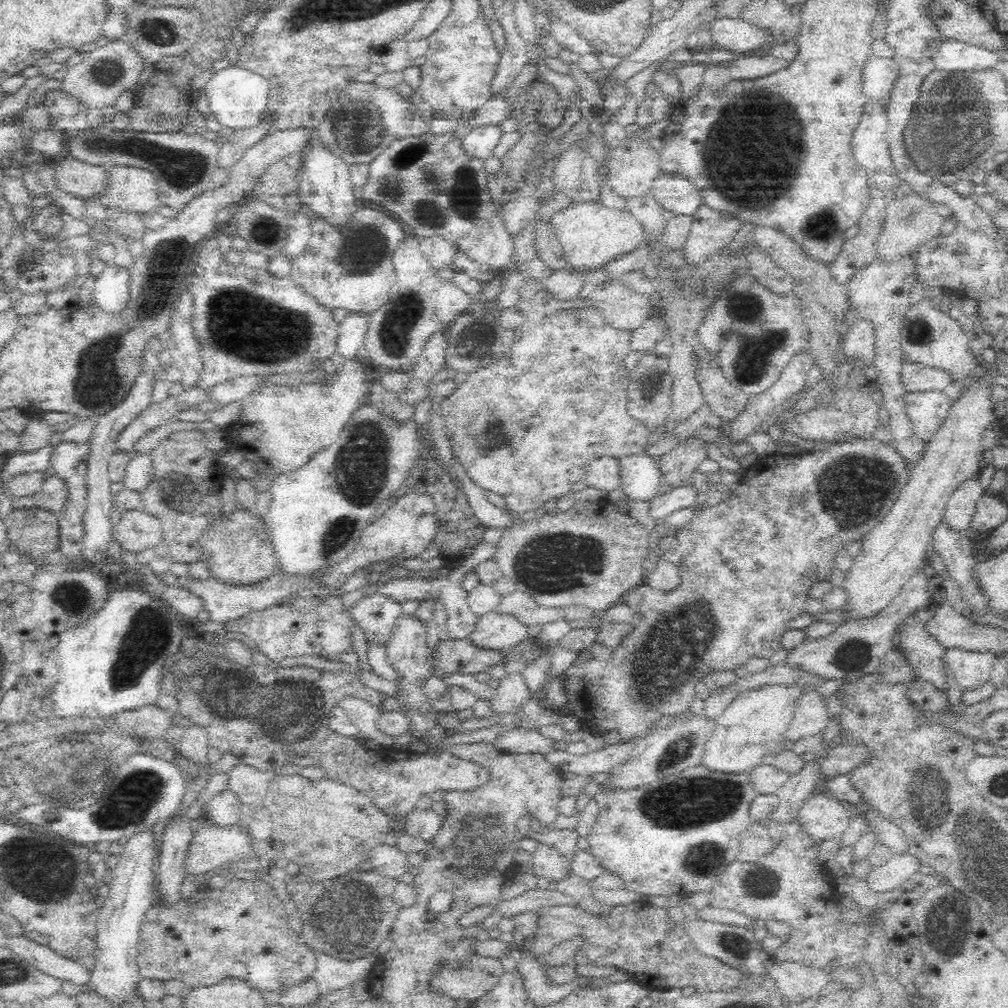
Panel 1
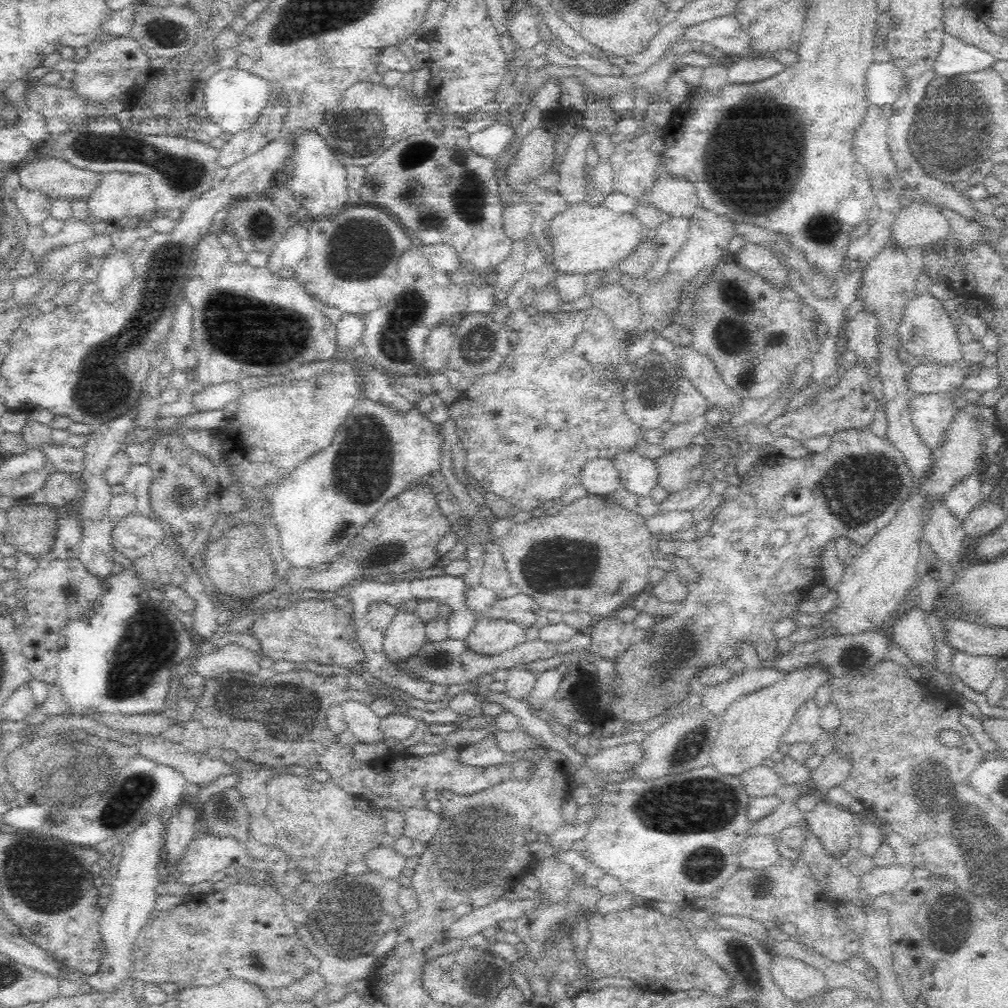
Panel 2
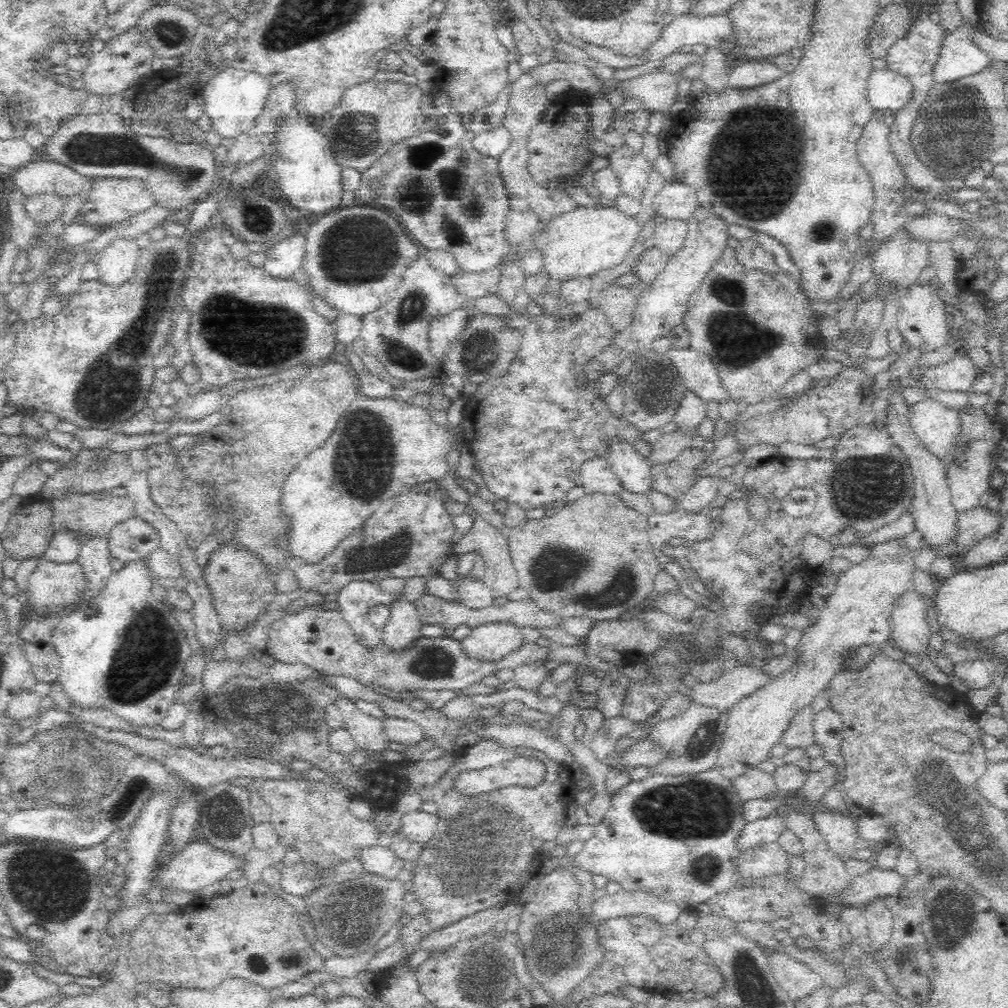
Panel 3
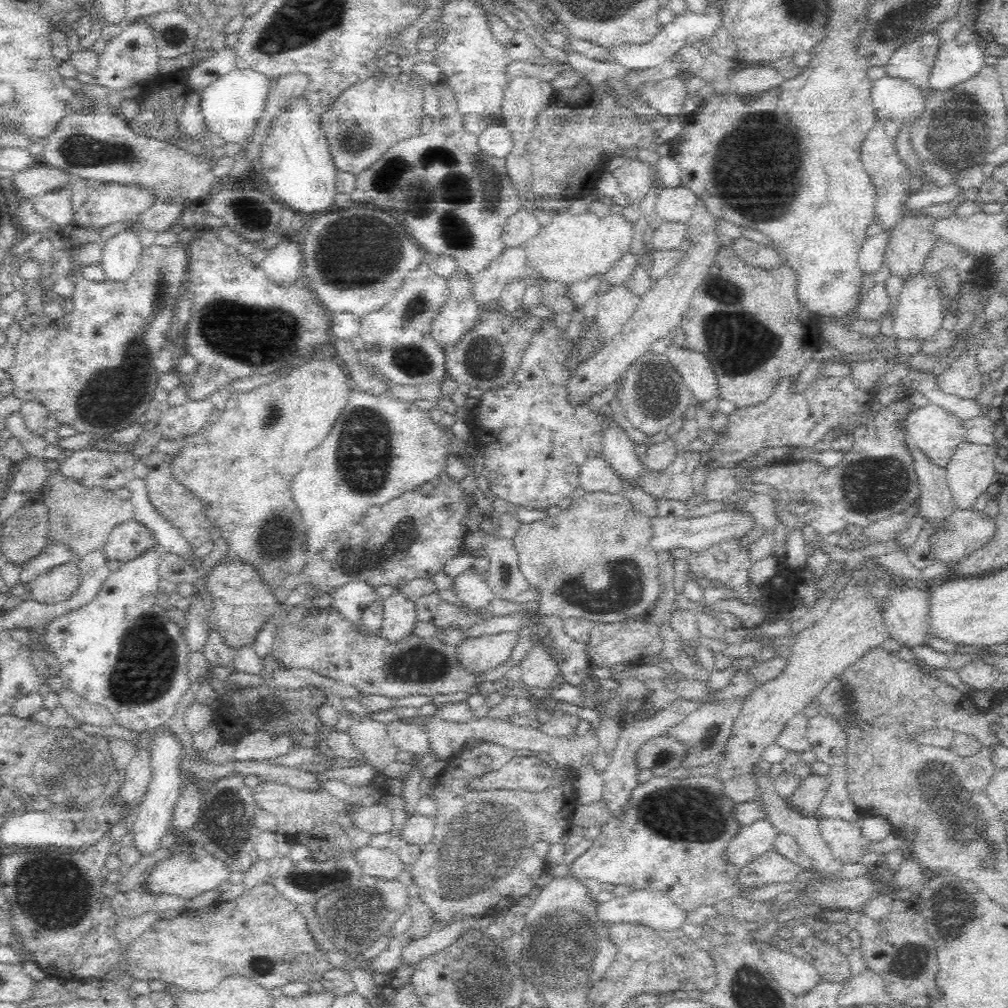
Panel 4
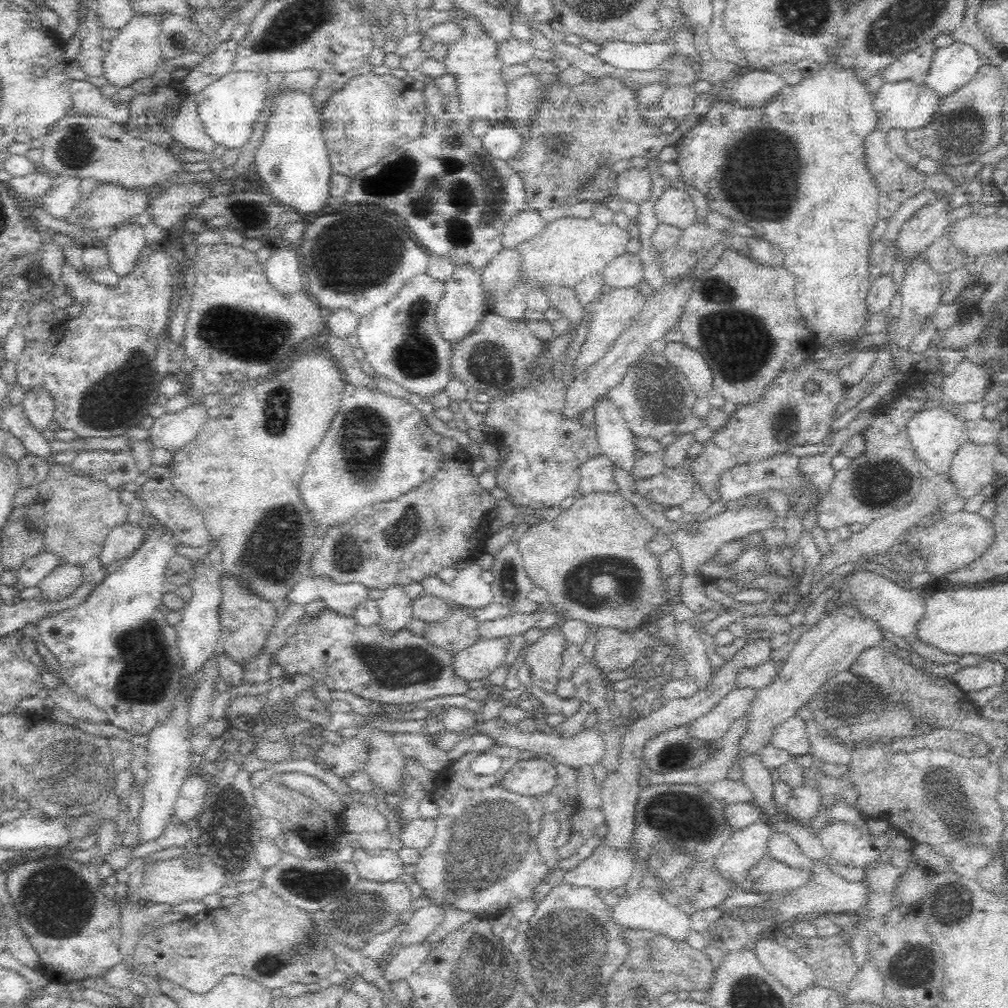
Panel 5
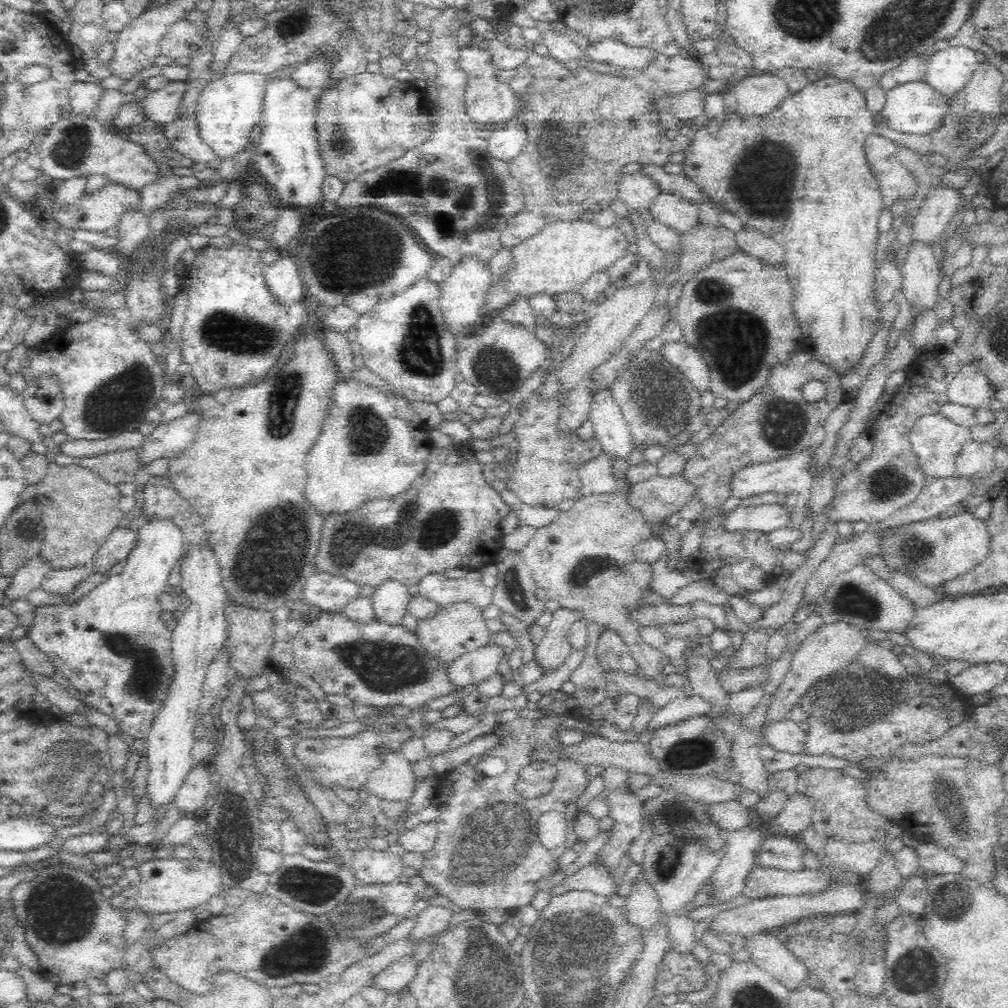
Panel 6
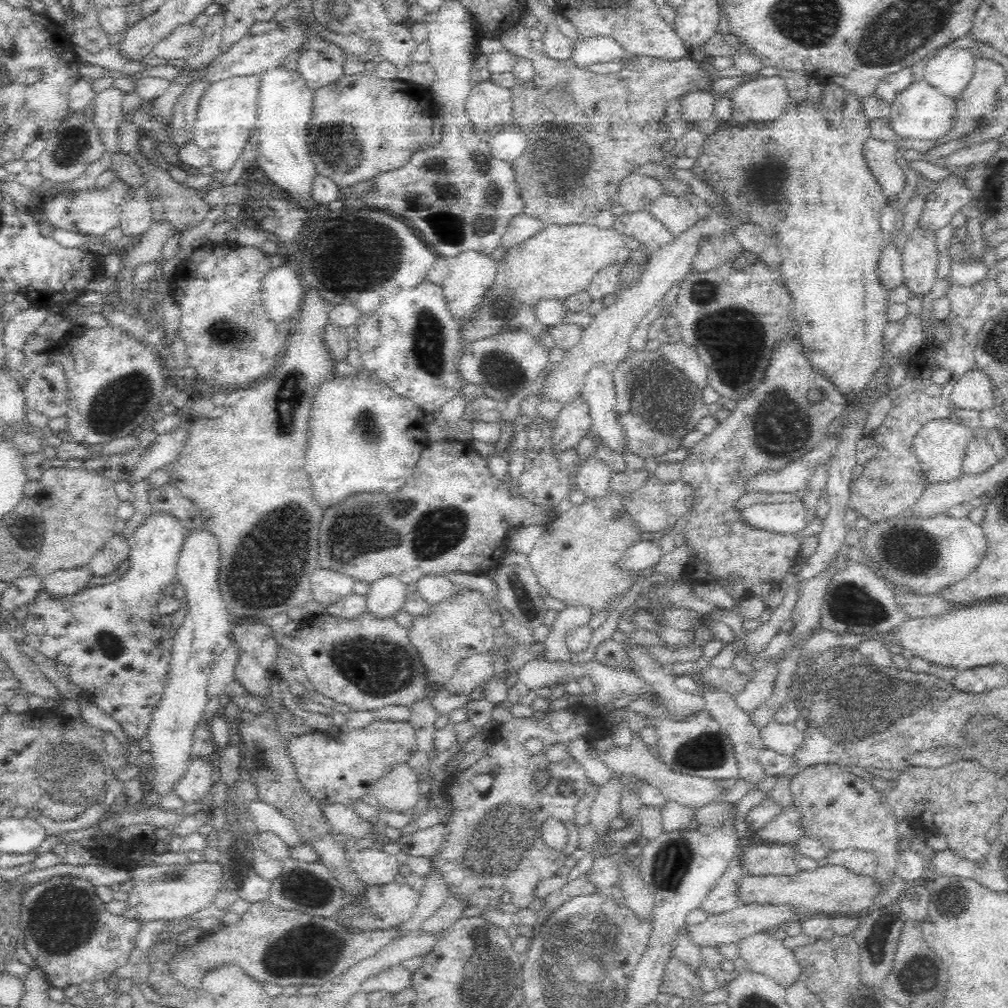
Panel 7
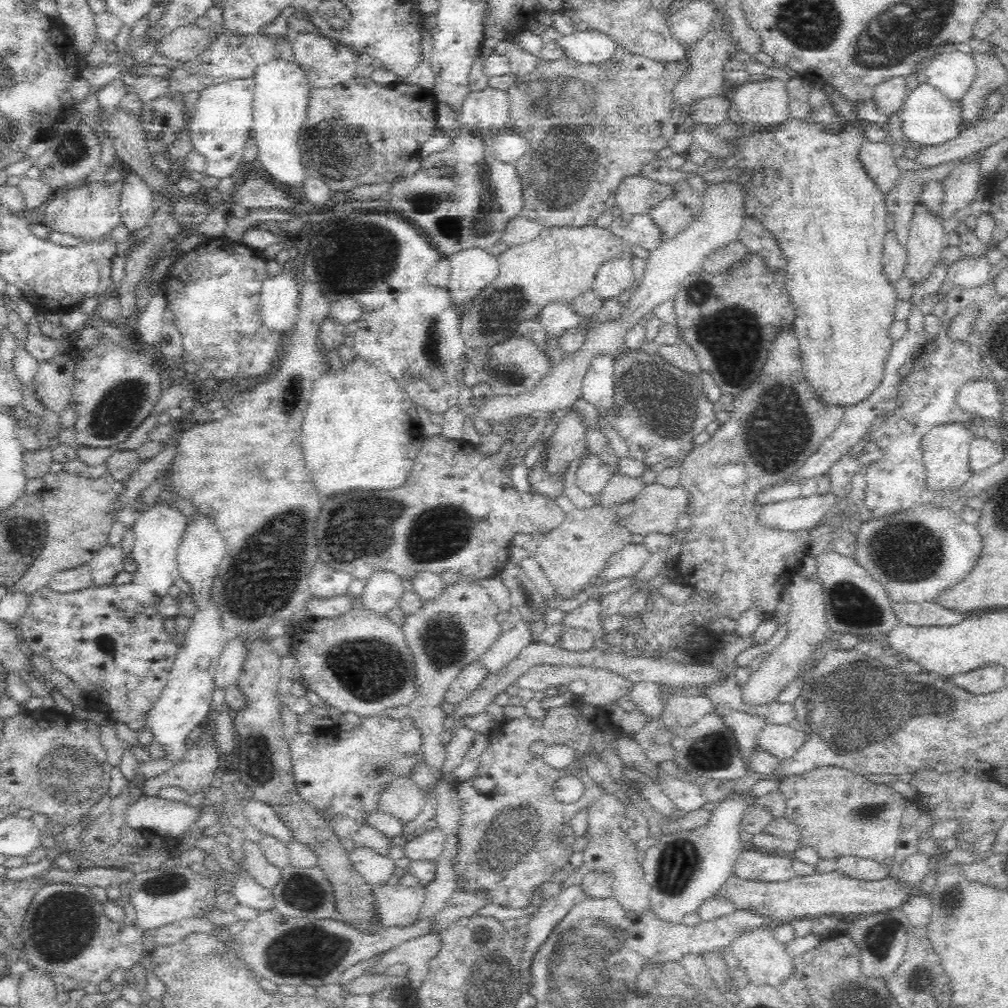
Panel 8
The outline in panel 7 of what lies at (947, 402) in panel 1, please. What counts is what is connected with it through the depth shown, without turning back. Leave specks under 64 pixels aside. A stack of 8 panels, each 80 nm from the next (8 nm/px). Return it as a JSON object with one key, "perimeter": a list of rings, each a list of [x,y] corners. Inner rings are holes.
{"perimeter":[[[938,418],[938,420],[928,420],[922,428],[914,435],[914,450],[918,454],[922,472],[926,480],[930,483],[941,483],[951,481],[961,477],[963,472],[960,470],[966,444],[973,438],[973,430],[956,420]]]}

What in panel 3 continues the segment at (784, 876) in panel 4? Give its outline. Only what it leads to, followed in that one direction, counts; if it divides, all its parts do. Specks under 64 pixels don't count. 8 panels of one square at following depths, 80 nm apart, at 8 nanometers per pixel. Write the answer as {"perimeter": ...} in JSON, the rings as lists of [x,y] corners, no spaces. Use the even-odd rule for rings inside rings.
{"perimeter":[[[778,841],[758,843],[740,853],[737,867],[740,877],[779,875],[789,870],[790,858]]]}

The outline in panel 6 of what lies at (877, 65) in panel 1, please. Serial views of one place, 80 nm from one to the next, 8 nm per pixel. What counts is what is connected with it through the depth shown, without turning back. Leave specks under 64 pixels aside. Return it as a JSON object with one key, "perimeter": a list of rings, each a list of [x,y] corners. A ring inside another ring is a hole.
{"perimeter":[[[925,81],[908,82],[885,92],[886,99],[876,118],[888,128],[904,134],[930,134],[943,121],[949,100],[932,90]]]}

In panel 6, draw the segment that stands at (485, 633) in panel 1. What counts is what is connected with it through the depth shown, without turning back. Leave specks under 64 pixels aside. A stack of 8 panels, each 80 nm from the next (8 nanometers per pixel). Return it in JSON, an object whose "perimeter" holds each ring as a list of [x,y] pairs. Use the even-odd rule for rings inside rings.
{"perimeter":[[[490,642],[482,648],[460,655],[449,668],[450,679],[460,688],[480,684],[484,679],[498,673],[504,650],[500,644]]]}

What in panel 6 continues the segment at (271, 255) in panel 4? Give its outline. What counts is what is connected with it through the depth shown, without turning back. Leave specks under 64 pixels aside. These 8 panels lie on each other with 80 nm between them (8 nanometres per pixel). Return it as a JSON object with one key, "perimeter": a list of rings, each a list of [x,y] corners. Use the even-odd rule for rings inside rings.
{"perimeter":[[[281,251],[280,258],[270,263],[264,274],[268,289],[278,294],[278,301],[284,305],[307,297],[296,260],[296,253]]]}

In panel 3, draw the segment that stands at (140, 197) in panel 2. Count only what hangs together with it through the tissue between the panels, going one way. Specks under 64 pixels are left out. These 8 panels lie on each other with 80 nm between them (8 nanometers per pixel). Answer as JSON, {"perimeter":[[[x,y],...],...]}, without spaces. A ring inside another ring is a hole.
{"perimeter":[[[96,178],[93,188],[85,197],[85,201],[78,212],[78,219],[82,223],[94,225],[100,229],[132,218],[152,206],[156,205],[154,197],[148,191],[146,182],[138,178]]]}

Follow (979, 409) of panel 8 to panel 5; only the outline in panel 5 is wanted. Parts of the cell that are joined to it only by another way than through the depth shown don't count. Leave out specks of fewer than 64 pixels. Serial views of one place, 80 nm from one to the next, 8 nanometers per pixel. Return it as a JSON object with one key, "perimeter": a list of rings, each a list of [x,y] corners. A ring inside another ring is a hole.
{"perimeter":[[[962,359],[950,374],[944,375],[941,390],[946,399],[954,402],[978,402],[984,399],[990,385],[991,378],[984,366]]]}

